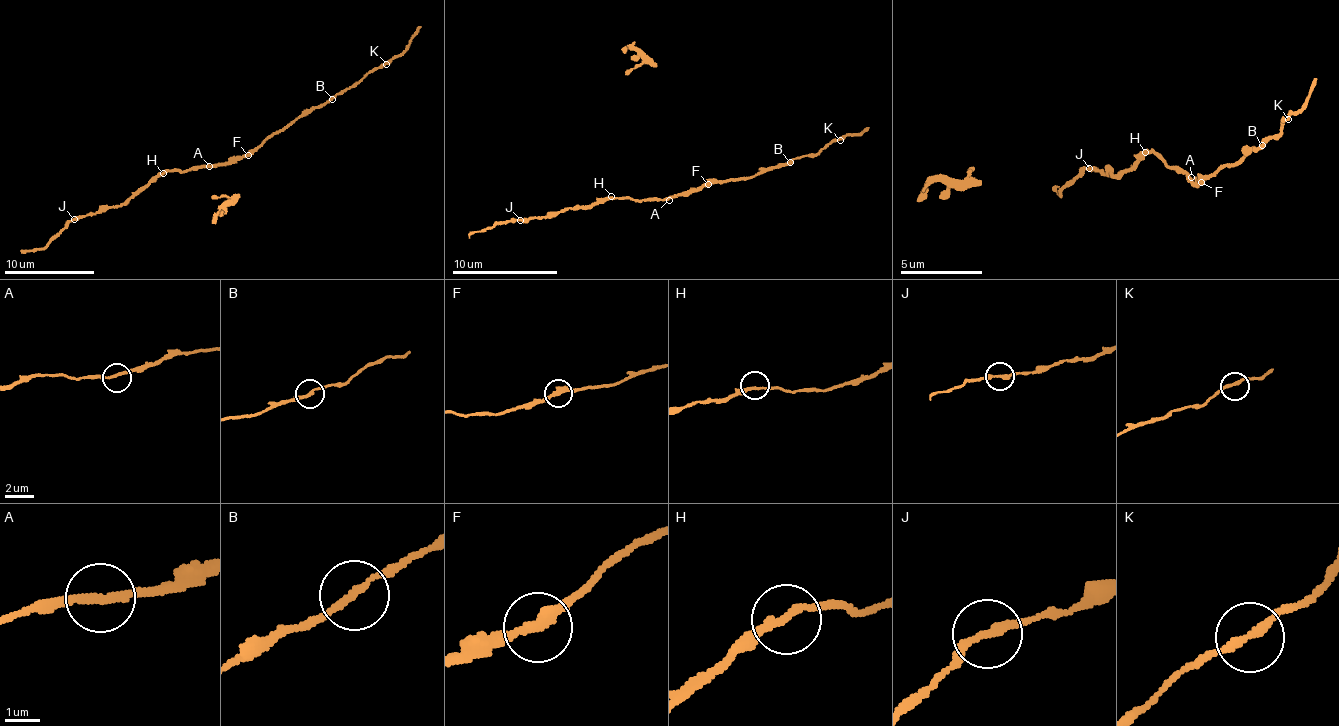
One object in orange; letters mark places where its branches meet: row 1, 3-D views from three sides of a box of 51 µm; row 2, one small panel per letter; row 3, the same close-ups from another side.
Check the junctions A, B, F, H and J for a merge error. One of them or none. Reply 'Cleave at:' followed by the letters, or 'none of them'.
Cleave at: none of them

